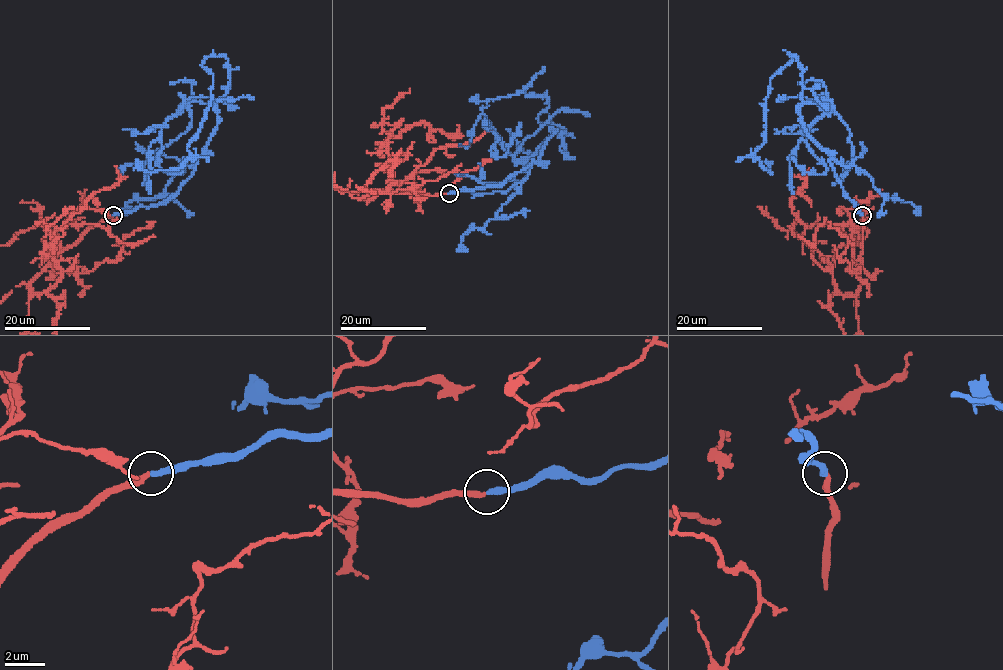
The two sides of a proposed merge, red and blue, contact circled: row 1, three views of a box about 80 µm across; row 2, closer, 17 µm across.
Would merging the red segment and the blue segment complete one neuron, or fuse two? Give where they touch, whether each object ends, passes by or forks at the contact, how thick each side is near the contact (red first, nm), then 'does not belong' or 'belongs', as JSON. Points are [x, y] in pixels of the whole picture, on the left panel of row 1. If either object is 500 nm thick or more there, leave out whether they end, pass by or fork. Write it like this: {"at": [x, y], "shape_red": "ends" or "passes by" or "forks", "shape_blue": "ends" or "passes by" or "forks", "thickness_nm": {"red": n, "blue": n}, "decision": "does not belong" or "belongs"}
{"at": [113, 215], "shape_red": "ends", "shape_blue": "ends", "thickness_nm": {"red": 280, "blue": 280}, "decision": "belongs"}

